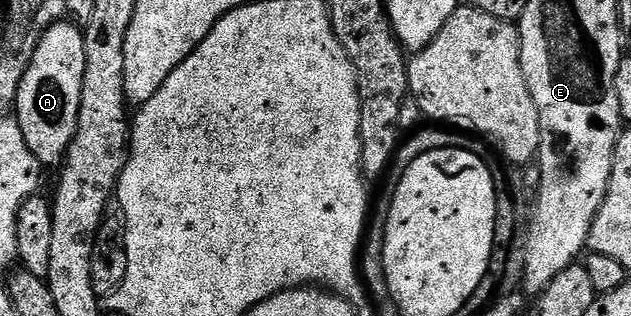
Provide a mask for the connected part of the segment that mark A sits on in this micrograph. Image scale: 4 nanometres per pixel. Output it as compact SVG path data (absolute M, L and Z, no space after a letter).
M70 21L53 23L40 37L40 45L36 45L36 53L32 53L32 61L20 81L16 118L20 125L20 133L24 133L24 141L28 149L37 157L43 168L57 168L66 158L66 150L70 147L72 137L76 133L76 125L80 117L80 89L84 85L84 31L81 26Z

